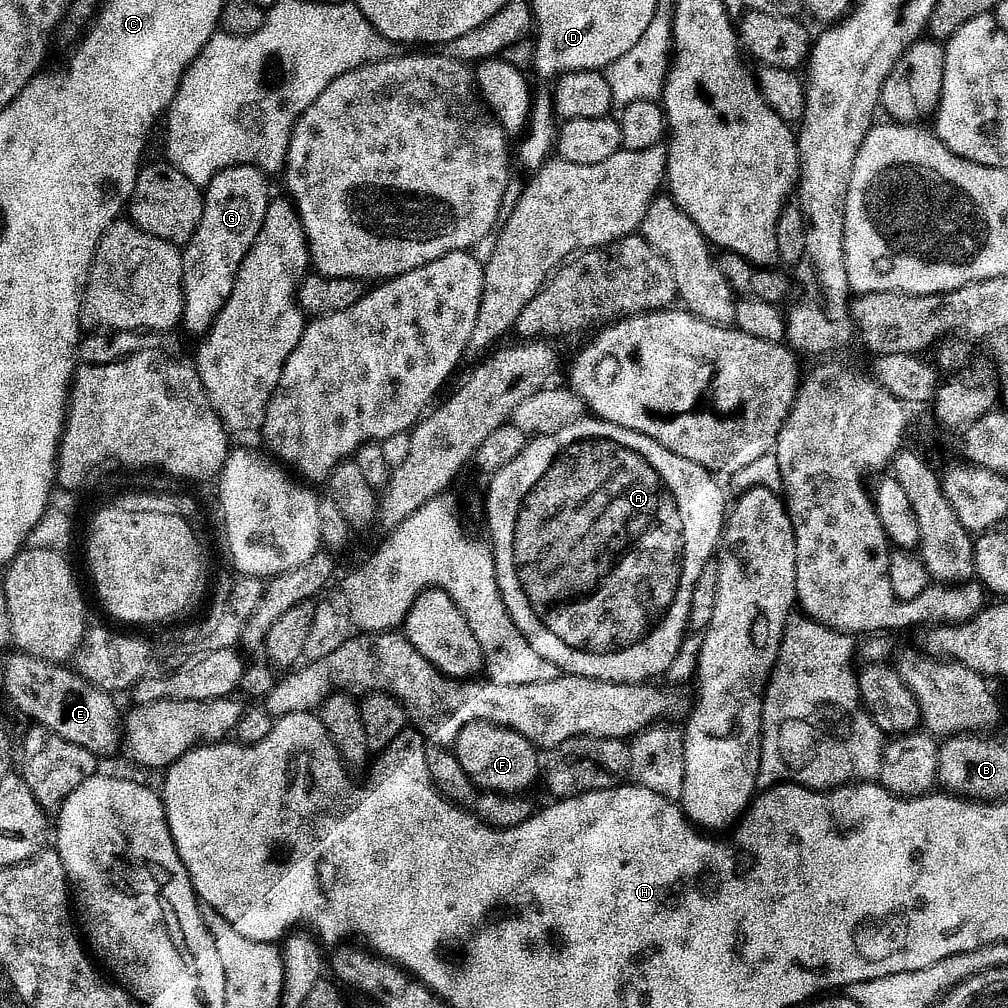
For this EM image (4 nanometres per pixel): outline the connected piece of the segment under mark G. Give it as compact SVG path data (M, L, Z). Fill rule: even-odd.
M245 166L226 172L207 187L200 229L182 252L185 259L182 324L185 329L209 333L230 299L242 262L250 254L266 222L270 203L267 180L260 169Z

